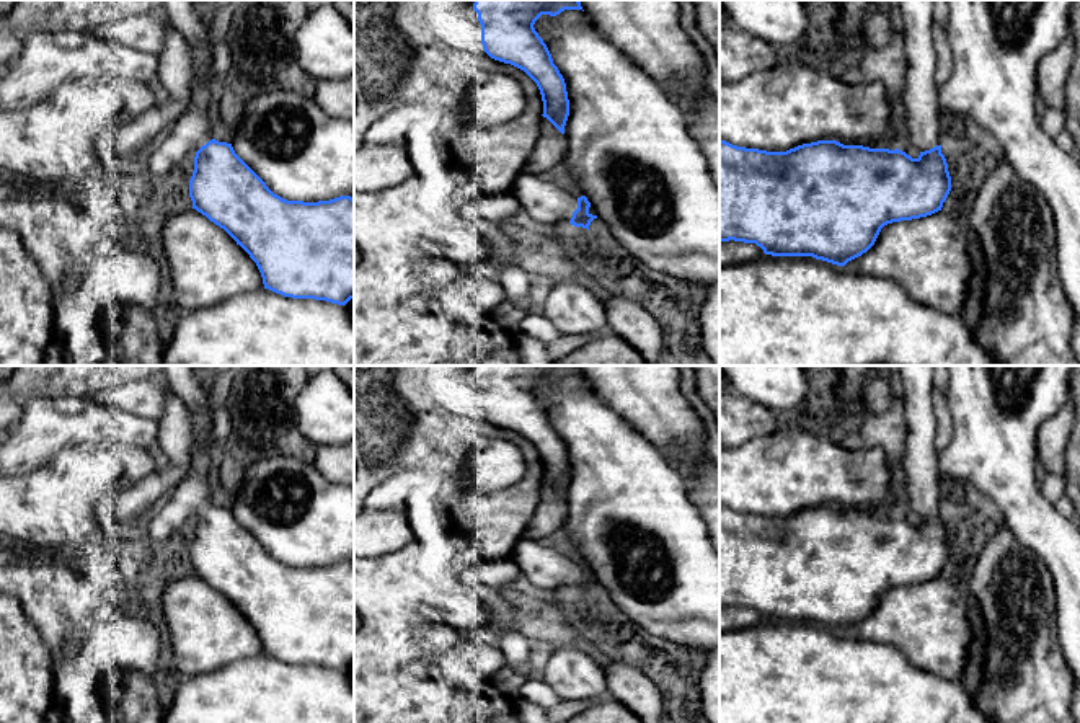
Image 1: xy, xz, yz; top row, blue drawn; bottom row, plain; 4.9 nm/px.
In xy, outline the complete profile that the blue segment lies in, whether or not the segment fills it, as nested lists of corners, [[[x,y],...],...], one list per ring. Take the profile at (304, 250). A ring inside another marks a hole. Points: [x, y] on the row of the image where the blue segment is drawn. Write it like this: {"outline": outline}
{"outline": [[[204,44],[189,46],[193,77],[189,100],[184,113],[173,122],[170,135],[144,162],[144,170],[152,176],[163,178],[194,153],[194,171],[189,180],[189,197],[193,209],[224,228],[256,263],[264,289],[292,299],[326,300],[346,305],[354,299],[354,199],[339,196],[330,201],[303,202],[287,201],[274,194],[266,183],[235,153],[232,144],[212,137],[209,121],[212,51]]]}

